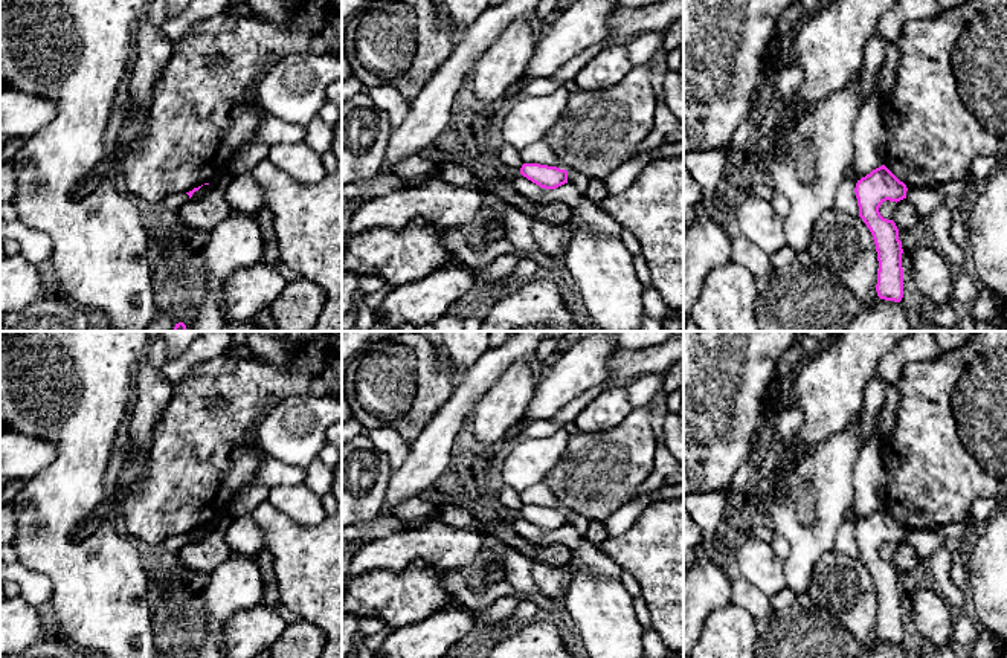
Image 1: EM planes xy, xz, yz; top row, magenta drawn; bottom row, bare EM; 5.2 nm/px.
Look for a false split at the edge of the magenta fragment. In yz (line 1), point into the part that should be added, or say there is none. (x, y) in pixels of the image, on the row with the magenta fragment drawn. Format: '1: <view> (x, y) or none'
1: none

